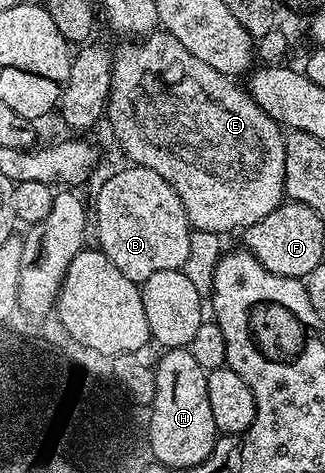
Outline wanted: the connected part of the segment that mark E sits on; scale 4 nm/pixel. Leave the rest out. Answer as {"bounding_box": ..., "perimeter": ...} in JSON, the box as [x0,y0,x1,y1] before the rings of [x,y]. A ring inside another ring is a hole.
{"bounding_box":[105,30,285,234],"perimeter":[[[156,30],[144,35],[140,40],[143,40],[140,44],[127,44],[124,48],[114,49],[111,61],[111,89],[107,92],[105,105],[105,120],[111,123],[116,142],[123,147],[124,154],[131,159],[128,161],[132,165],[161,174],[161,178],[165,178],[165,182],[173,186],[173,190],[185,206],[192,229],[216,234],[235,231],[238,233],[253,226],[253,222],[261,222],[265,214],[273,214],[273,210],[277,210],[285,200],[285,146],[283,145],[285,136],[282,131],[279,133],[280,125],[277,121],[251,97],[250,91],[243,89],[242,92],[235,85],[238,83],[232,77],[213,70],[213,66],[201,62],[201,58],[193,58],[193,54],[189,54],[189,50],[185,50],[185,46],[181,46],[181,42],[177,42],[177,38],[170,36],[167,31]]]}

